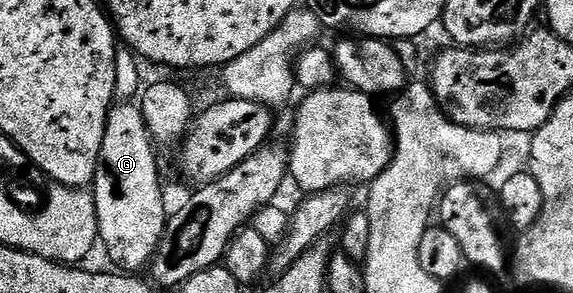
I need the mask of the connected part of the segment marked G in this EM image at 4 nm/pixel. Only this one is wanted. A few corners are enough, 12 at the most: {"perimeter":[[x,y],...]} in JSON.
{"perimeter":[[140,107],[109,110],[91,185],[118,269],[150,267],[167,211]]}

